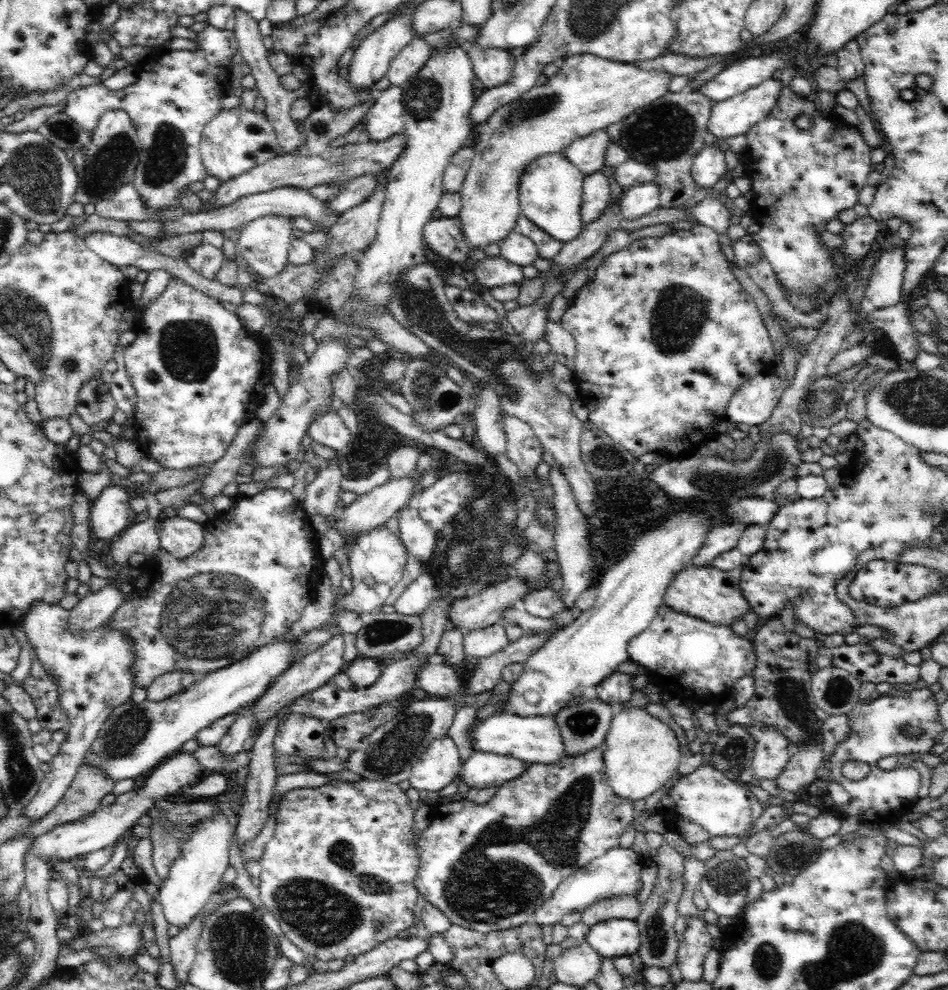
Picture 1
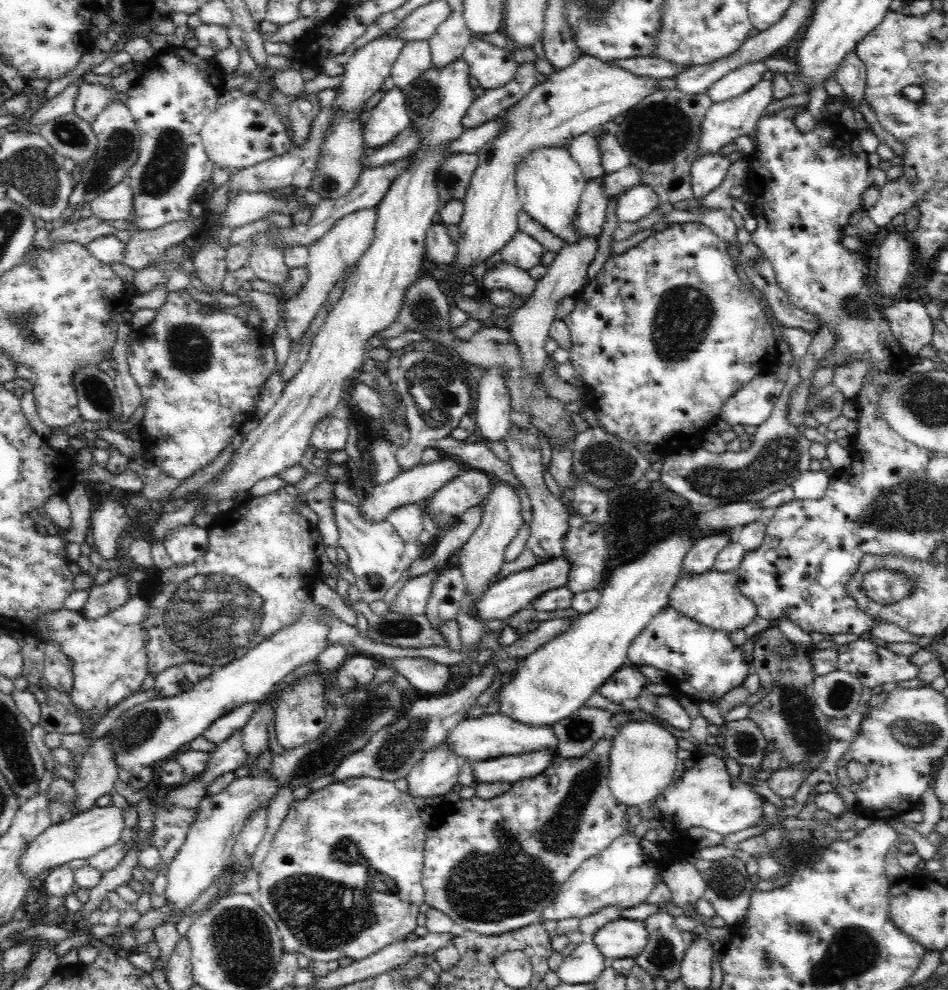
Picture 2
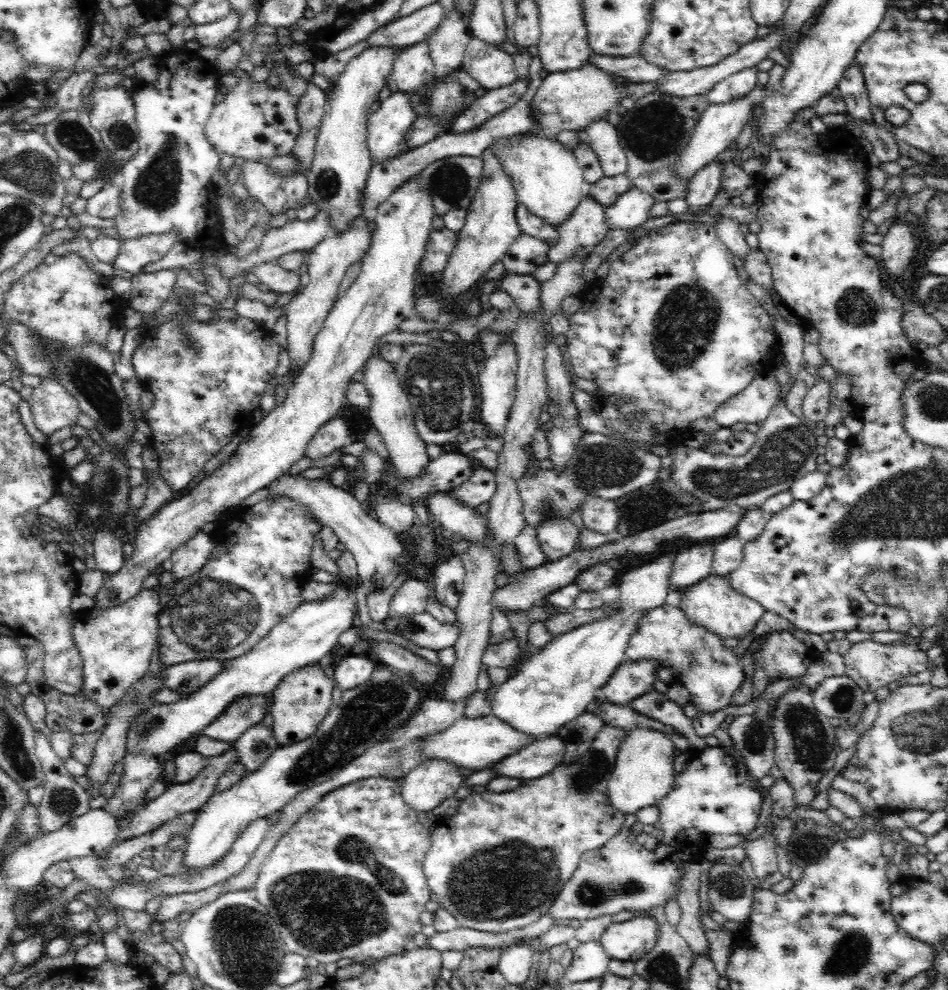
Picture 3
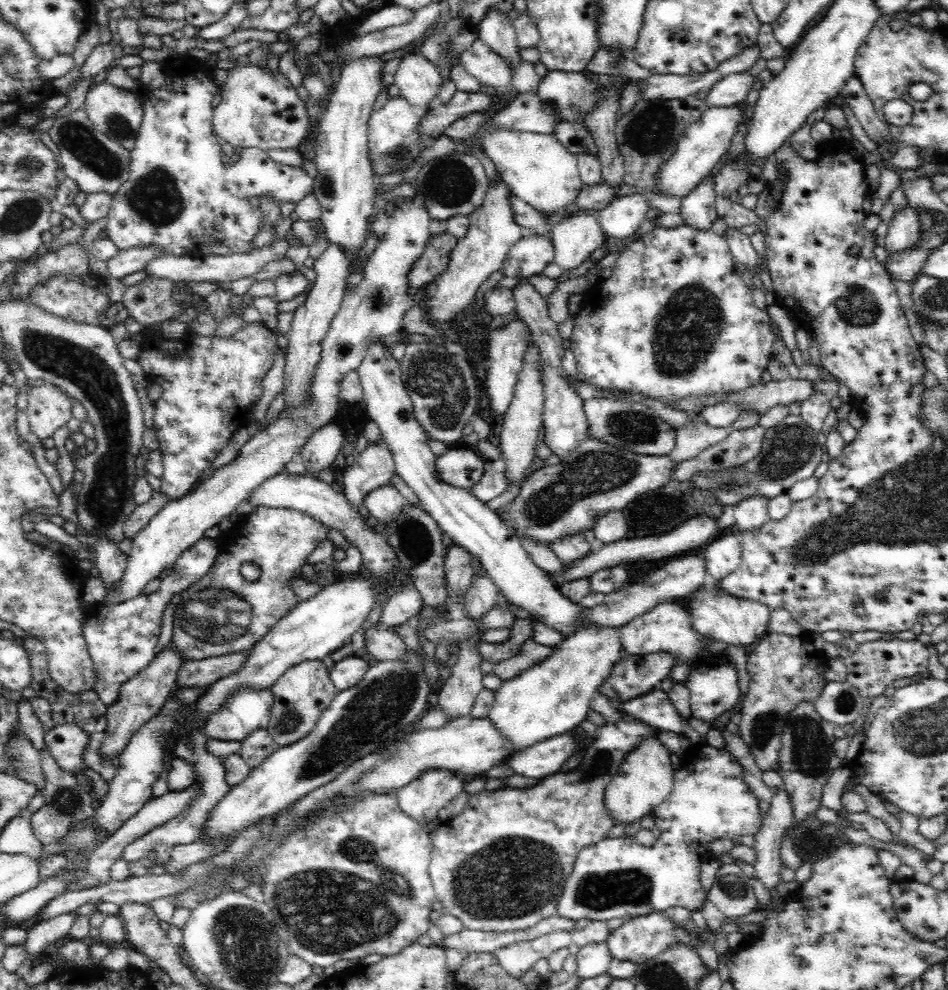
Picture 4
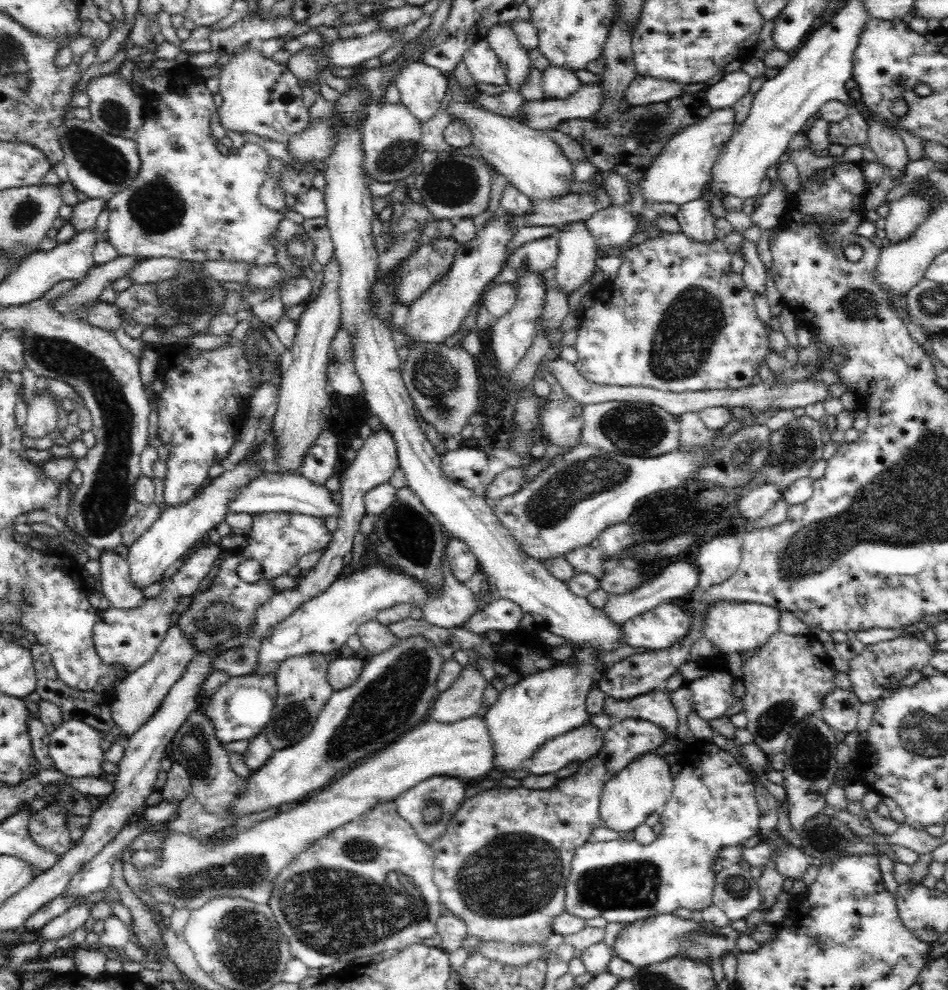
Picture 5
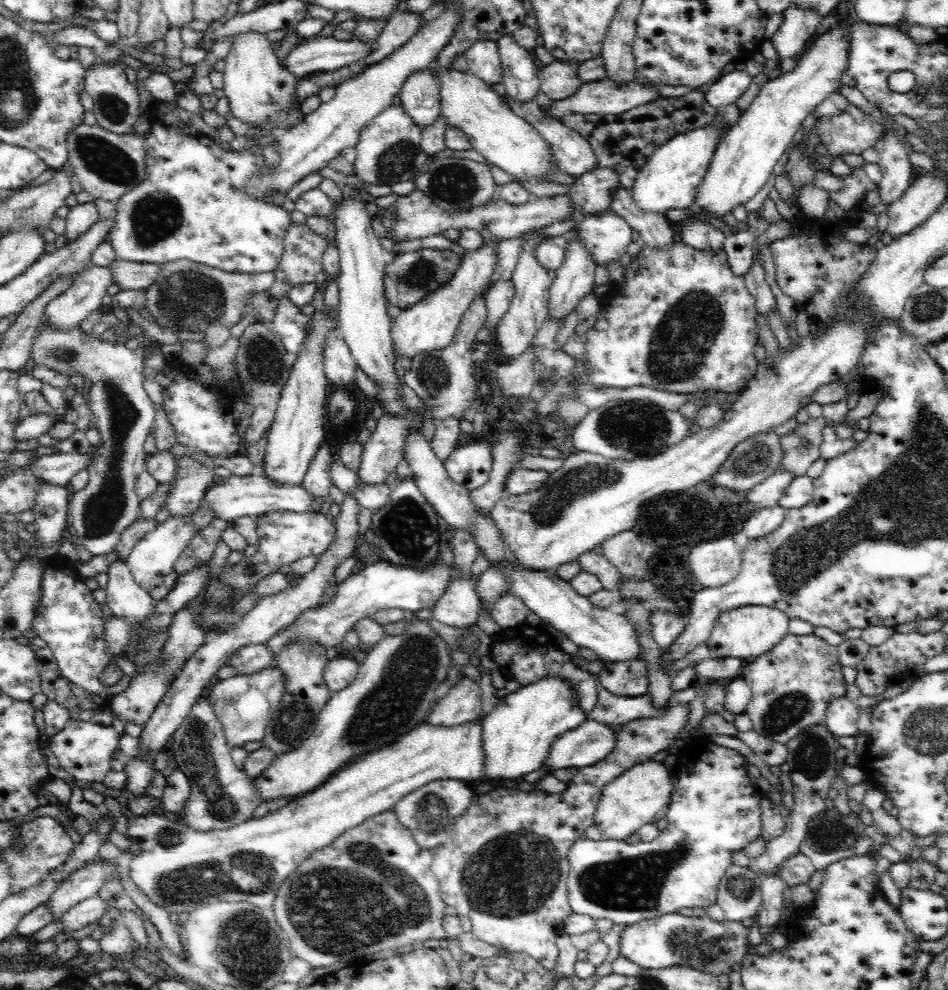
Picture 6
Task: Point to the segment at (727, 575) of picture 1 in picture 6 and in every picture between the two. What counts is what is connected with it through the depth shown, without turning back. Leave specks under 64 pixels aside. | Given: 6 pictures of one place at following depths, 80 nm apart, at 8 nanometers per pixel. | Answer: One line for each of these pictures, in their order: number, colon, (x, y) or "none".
2: (713, 598)
3: (711, 603)
4: (722, 617)
5: (744, 628)
6: (747, 632)

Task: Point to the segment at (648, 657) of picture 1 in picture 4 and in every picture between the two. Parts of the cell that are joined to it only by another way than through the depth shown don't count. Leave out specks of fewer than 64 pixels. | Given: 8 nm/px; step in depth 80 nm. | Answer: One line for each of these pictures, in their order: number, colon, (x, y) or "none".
2: (703, 663)
3: (711, 672)
4: (712, 679)

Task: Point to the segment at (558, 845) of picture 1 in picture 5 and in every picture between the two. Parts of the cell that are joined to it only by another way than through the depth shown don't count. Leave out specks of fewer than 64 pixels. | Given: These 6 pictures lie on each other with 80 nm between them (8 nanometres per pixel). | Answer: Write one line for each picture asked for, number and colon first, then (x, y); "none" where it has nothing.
2: (492, 866)
3: (496, 865)
4: (501, 864)
5: (501, 865)

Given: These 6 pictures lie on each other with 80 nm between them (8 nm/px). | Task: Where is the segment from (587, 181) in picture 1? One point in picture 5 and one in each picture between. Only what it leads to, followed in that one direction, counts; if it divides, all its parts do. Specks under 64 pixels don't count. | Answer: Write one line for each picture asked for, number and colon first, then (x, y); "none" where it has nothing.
2: (590, 214)
3: (585, 228)
4: (575, 237)
5: (577, 246)

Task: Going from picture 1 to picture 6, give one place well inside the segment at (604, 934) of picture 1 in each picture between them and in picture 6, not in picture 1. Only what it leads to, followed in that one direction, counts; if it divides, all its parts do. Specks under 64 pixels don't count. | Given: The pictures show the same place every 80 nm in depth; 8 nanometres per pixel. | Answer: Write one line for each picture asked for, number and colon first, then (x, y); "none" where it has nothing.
2: (624, 938)
3: (629, 940)
4: (638, 938)
5: (645, 941)
6: (700, 942)

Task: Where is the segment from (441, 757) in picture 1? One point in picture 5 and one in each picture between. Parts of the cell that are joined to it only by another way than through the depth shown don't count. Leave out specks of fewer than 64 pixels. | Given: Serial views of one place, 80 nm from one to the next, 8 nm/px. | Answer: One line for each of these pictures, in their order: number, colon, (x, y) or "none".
2: (436, 773)
3: (433, 780)
4: (421, 798)
5: (427, 806)

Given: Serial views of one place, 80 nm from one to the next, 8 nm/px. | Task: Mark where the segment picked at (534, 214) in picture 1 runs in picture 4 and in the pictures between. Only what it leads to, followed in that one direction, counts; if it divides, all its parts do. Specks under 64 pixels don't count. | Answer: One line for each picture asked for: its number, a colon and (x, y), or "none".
2: (550, 183)
3: (548, 181)
4: (538, 169)

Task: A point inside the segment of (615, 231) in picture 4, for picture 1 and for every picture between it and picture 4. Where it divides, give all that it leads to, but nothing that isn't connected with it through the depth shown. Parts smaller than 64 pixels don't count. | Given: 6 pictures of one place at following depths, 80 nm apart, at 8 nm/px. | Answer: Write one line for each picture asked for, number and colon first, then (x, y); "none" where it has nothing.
1: (641, 199)
2: (639, 201)
3: (631, 209)

